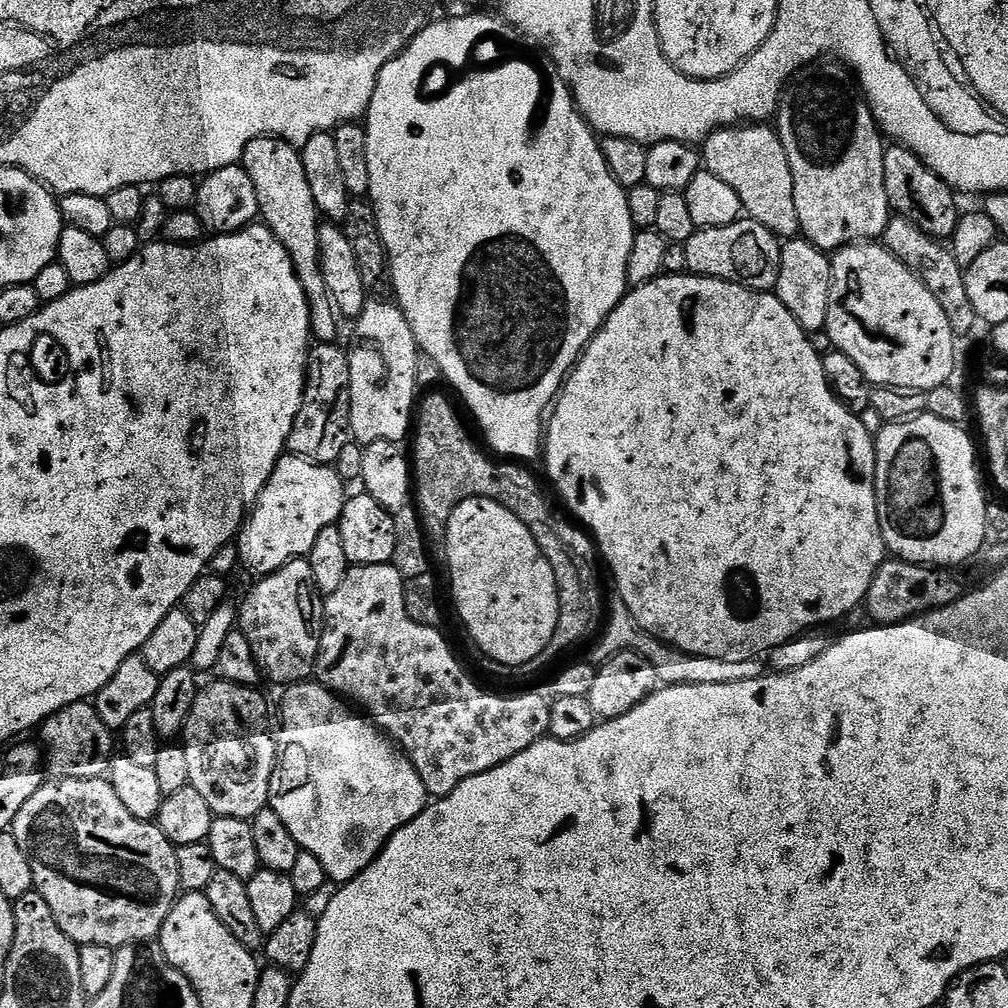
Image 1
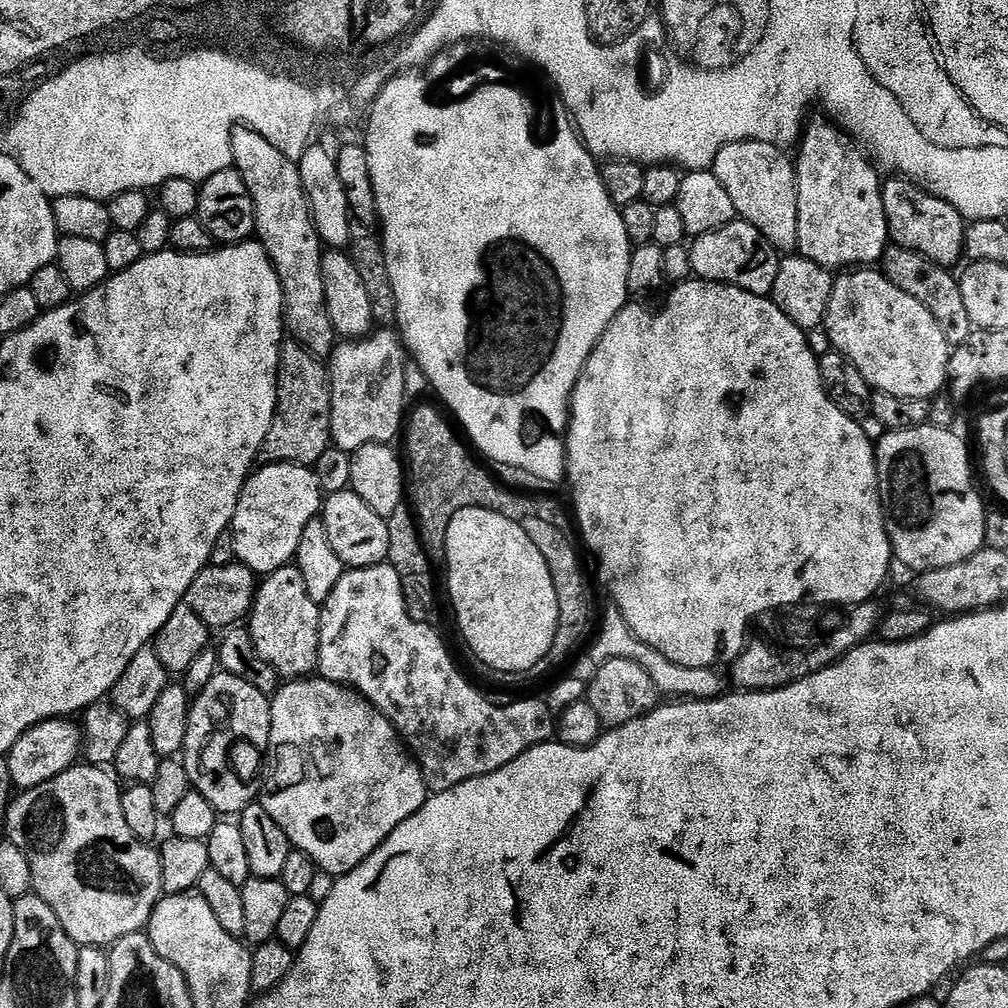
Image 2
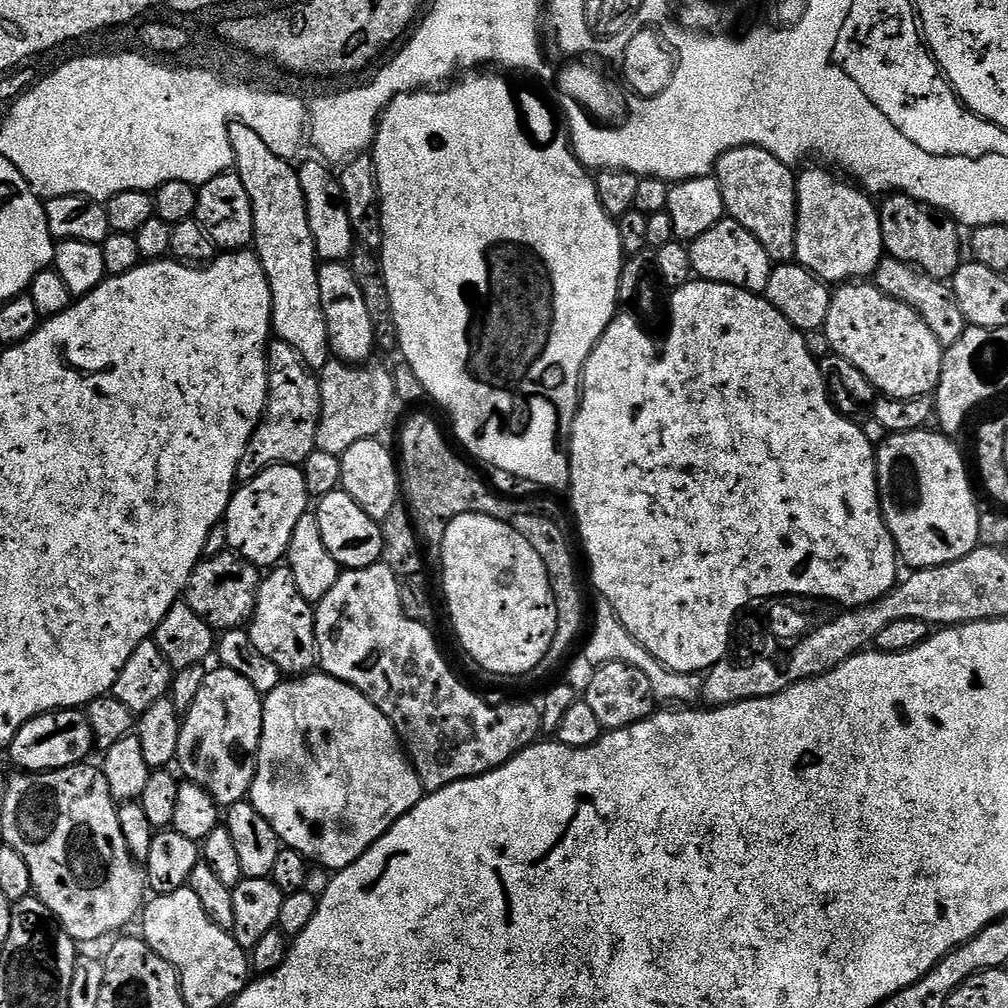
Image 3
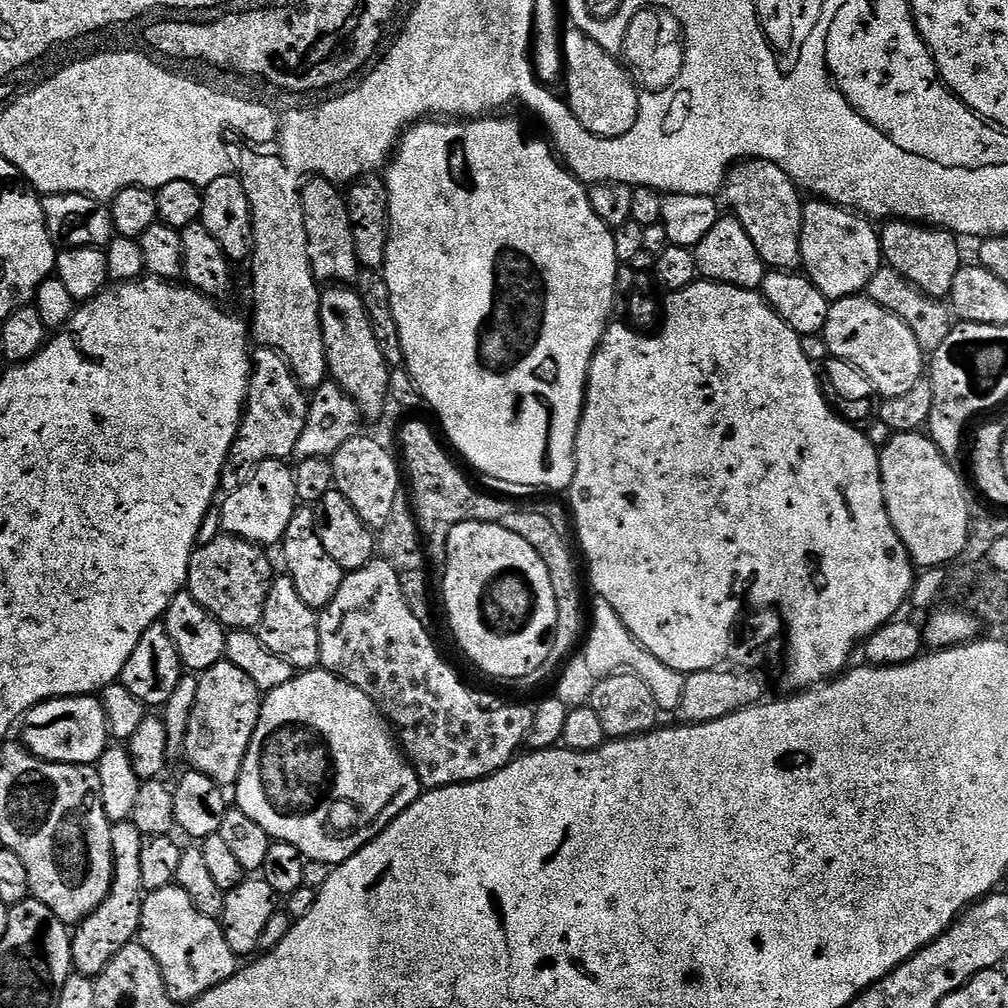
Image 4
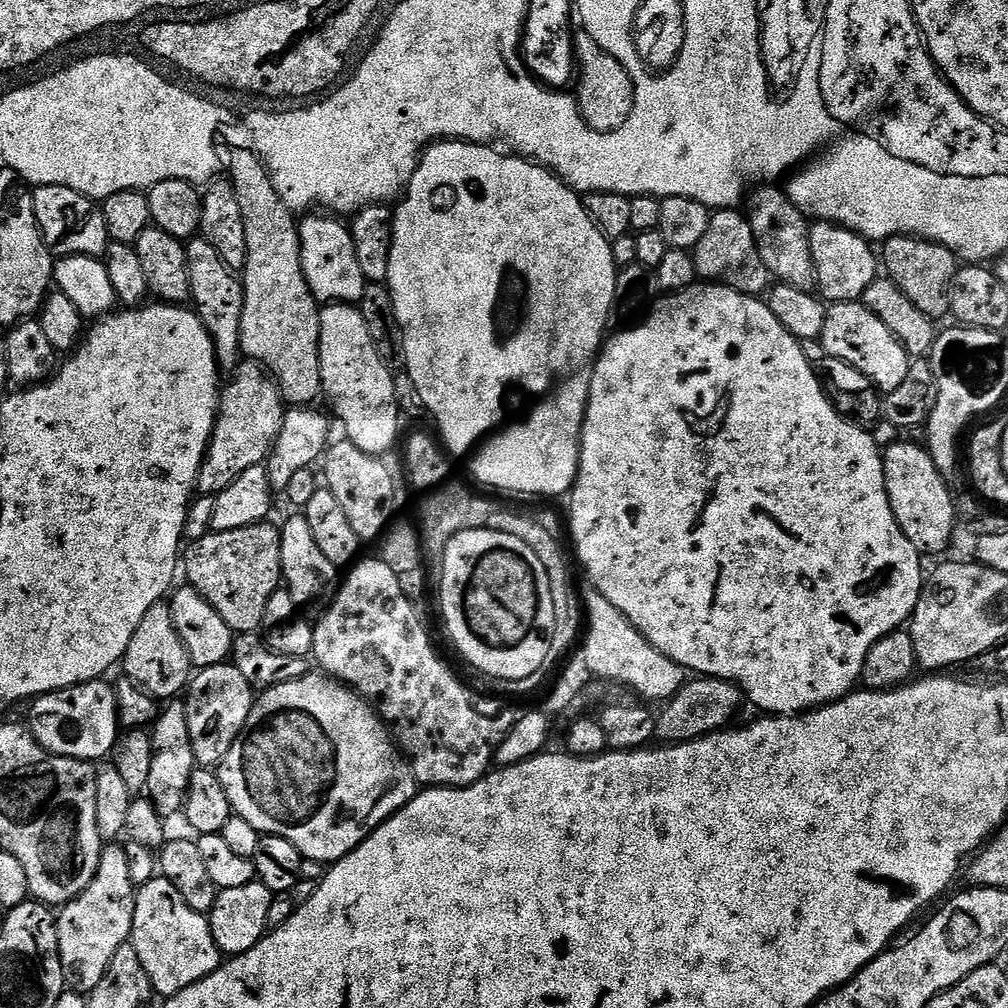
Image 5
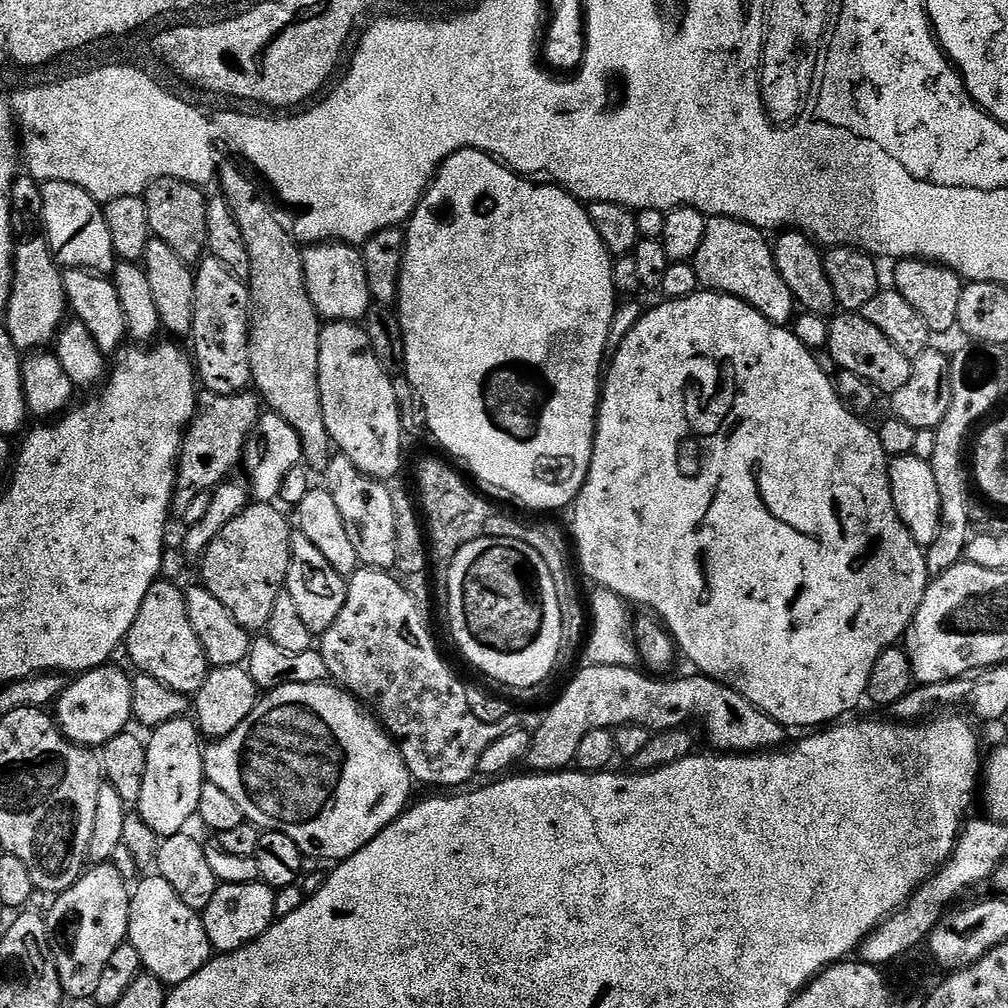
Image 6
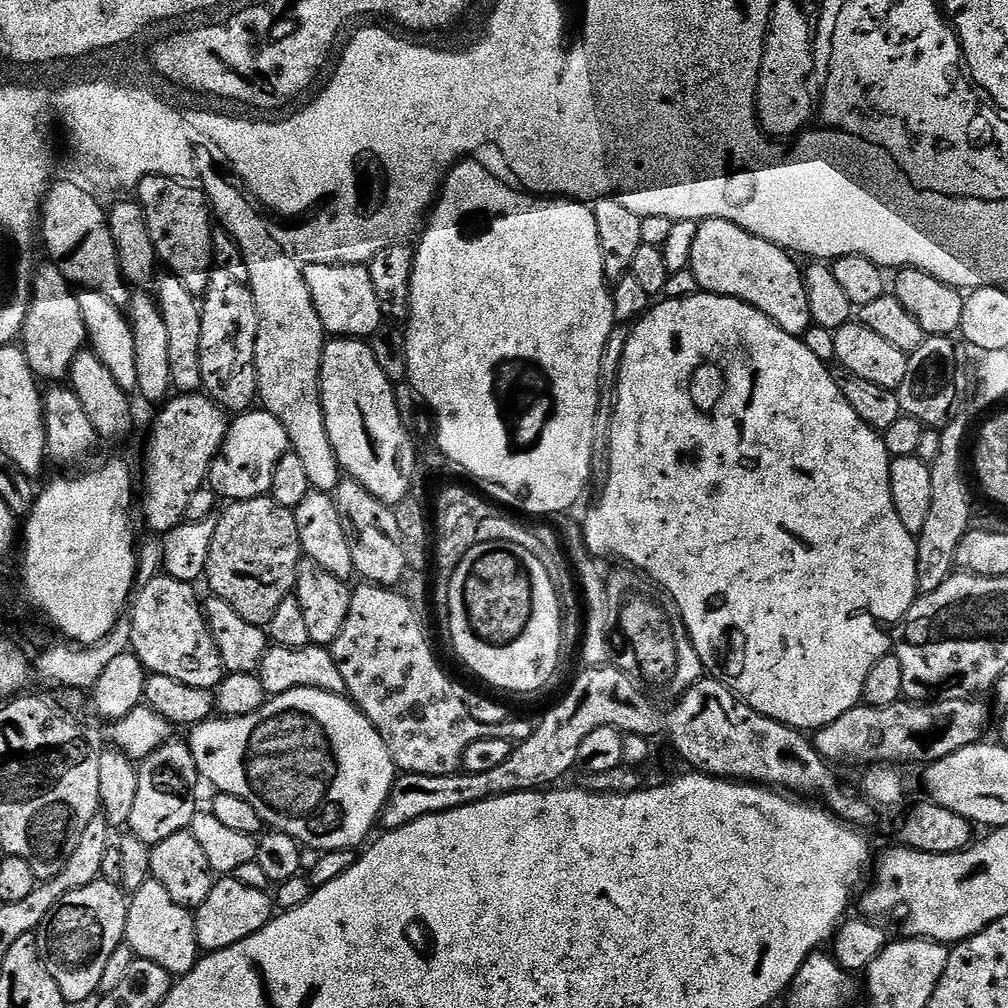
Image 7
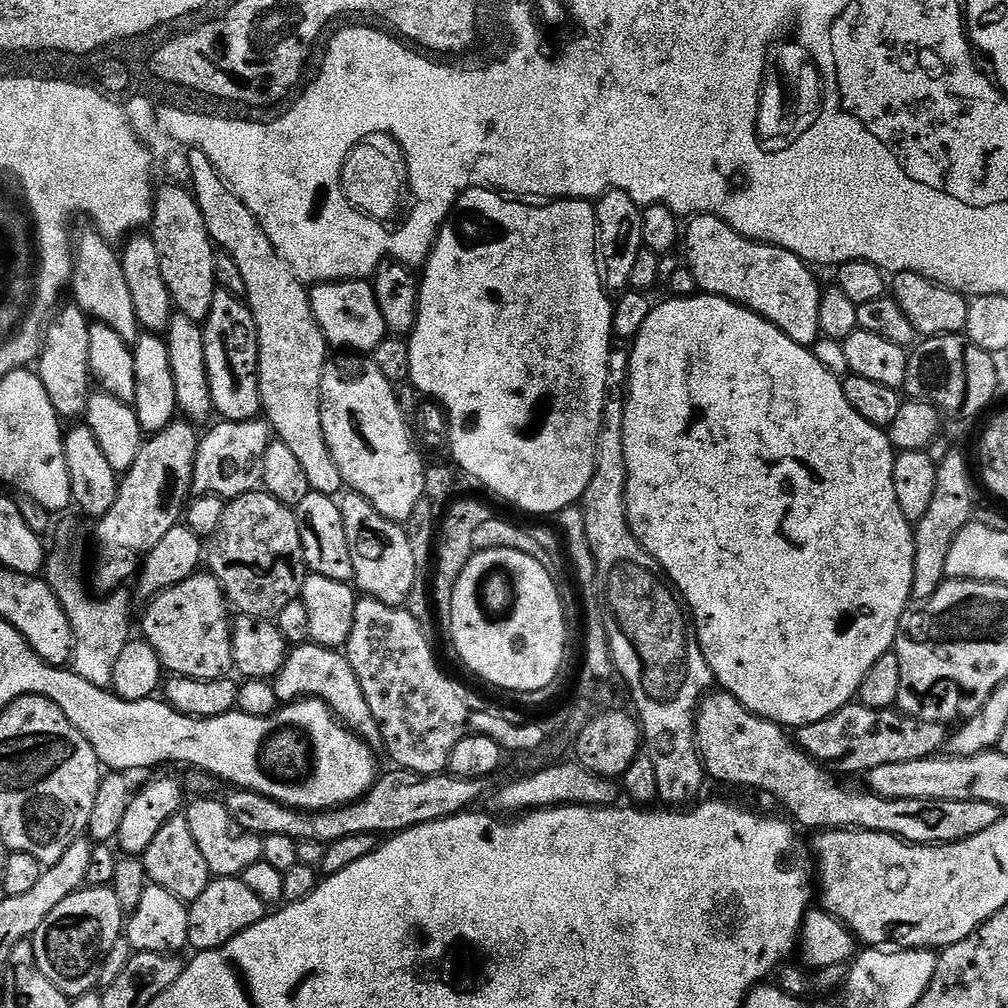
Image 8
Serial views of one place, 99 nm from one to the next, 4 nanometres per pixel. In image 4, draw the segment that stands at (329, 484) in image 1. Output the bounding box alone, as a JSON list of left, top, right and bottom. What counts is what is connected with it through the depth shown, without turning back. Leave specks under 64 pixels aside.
[218,460,298,546]

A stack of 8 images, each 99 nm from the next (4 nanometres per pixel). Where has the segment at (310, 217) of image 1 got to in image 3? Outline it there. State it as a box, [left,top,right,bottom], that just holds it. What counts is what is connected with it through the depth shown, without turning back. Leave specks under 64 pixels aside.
[228,123,330,369]

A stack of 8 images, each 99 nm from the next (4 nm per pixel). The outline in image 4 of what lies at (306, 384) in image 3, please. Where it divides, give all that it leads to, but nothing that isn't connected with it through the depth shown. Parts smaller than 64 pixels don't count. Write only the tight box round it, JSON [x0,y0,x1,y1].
[220,347,309,493]

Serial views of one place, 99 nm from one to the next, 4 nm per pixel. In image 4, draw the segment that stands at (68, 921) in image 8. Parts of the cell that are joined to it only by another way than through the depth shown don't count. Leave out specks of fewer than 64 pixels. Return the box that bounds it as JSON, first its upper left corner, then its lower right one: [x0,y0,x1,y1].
[72,820,146,977]

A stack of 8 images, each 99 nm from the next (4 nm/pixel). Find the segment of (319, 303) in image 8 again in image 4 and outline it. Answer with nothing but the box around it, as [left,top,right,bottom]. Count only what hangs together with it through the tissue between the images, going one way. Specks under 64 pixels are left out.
[300,178,362,286]

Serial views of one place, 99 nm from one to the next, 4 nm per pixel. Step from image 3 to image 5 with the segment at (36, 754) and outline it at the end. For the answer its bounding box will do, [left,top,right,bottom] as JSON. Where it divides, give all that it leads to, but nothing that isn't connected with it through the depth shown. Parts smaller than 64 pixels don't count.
[30,678,122,762]

